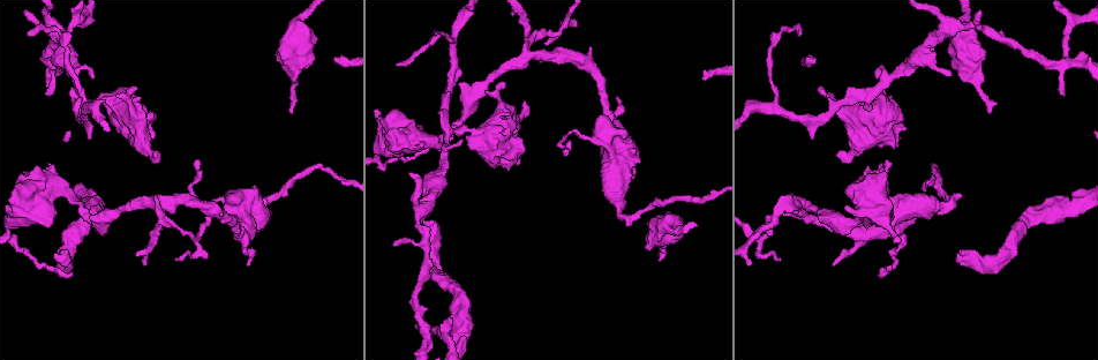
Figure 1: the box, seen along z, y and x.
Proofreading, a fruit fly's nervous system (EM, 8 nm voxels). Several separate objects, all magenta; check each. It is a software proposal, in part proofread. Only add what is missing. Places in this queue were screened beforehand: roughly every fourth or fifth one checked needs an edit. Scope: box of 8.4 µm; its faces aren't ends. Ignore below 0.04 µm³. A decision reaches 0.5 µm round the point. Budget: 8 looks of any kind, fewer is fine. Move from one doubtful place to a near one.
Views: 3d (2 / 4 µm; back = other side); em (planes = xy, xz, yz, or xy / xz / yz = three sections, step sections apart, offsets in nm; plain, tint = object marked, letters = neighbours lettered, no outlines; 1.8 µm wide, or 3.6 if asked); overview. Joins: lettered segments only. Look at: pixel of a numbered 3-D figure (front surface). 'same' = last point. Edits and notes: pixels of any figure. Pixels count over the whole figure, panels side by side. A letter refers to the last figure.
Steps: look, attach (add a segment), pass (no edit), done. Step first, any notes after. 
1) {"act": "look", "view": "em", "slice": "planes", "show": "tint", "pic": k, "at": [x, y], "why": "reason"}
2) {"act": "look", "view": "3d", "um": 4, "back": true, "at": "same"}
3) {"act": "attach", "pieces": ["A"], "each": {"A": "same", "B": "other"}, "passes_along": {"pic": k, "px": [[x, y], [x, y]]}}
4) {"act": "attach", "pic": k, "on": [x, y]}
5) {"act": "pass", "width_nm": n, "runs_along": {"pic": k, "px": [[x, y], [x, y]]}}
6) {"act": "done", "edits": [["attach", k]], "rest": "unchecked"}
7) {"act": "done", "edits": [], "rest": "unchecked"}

{"act": "look", "view": "em", "slice": "planes", "show": "tint", "pic": 1, "at": [57, 76], "why": "free end"}

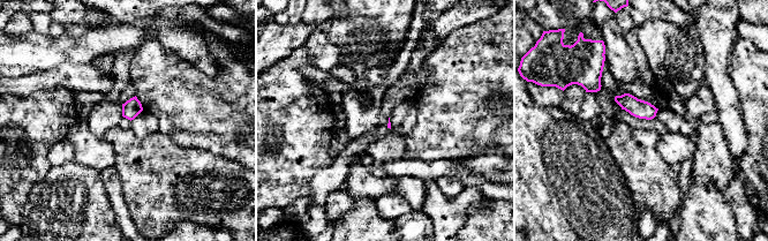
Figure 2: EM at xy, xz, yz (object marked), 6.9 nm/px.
{"act": "look", "view": "em", "slice": "planes", "show": "letters", "at": "same", "why": "see the neighbours"}

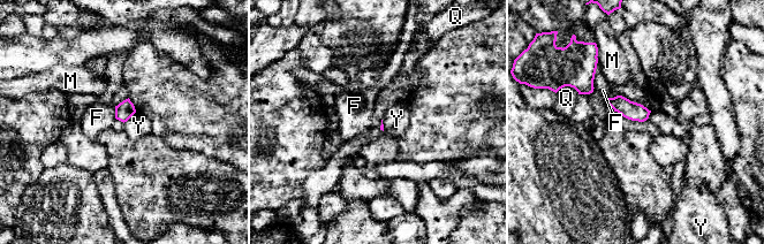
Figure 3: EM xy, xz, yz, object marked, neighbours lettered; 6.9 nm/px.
{"act": "pass", "longest_contact_nm": ["F", 240], "each": {"F": "other", "M": "other", "Q": "other", "Y": "other"}, "border": {"pic": 3, "px": [[136, 112], [123, 122]]}, "found": "no lettered segment goes on from it"}

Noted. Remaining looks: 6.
{"act": "look", "view": "em", "slice": "planes", "show": "tint", "pic": 1, "at": [48, 96], "why": "an open end"}

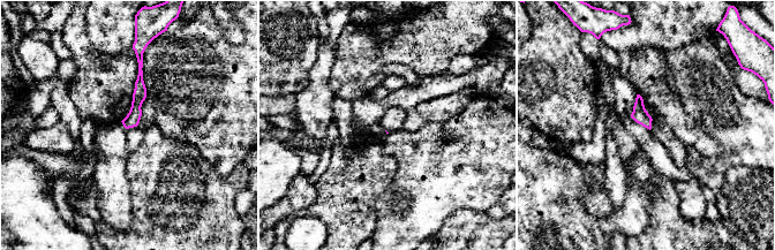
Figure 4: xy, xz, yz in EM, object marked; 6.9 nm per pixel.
{"act": "look", "view": "em", "slice": "planes", "show": "letters", "at": "same", "why": "what lies round it"}

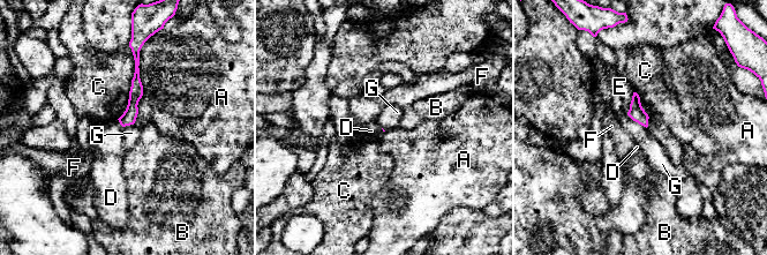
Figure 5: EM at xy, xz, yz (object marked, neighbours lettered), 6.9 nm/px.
{"act": "pass", "each": {"A": "other", "B": "other", "C": "other", "D": "other", "E": "other", "F": "other", "G": "other"}, "border": {"pic": 5, "px": [[628, 114], [646, 128]]}, "found": "no lettered segment goes on from it"}

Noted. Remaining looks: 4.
{"act": "look", "view": "em", "um": 3.6, "slice": "planes", "show": "letters", "pic": 1, "at": [274, 55], "why": "free end"}

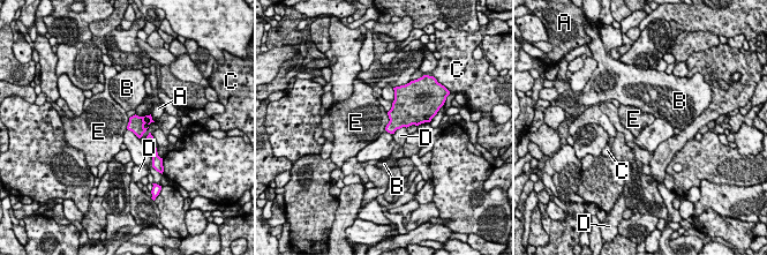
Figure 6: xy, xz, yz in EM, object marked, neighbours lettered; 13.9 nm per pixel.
{"act": "pass", "each": {"A": "other", "B": "other", "C": "other", "D": "other", "E": "other"}, "border": {"pic": 6, "px": [[388, 112], [389, 120], [384, 129]]}, "found": "no lettered segment goes on from it"}

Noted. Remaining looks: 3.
{"act": "done", "edits": [], "rest": "unchecked"}

